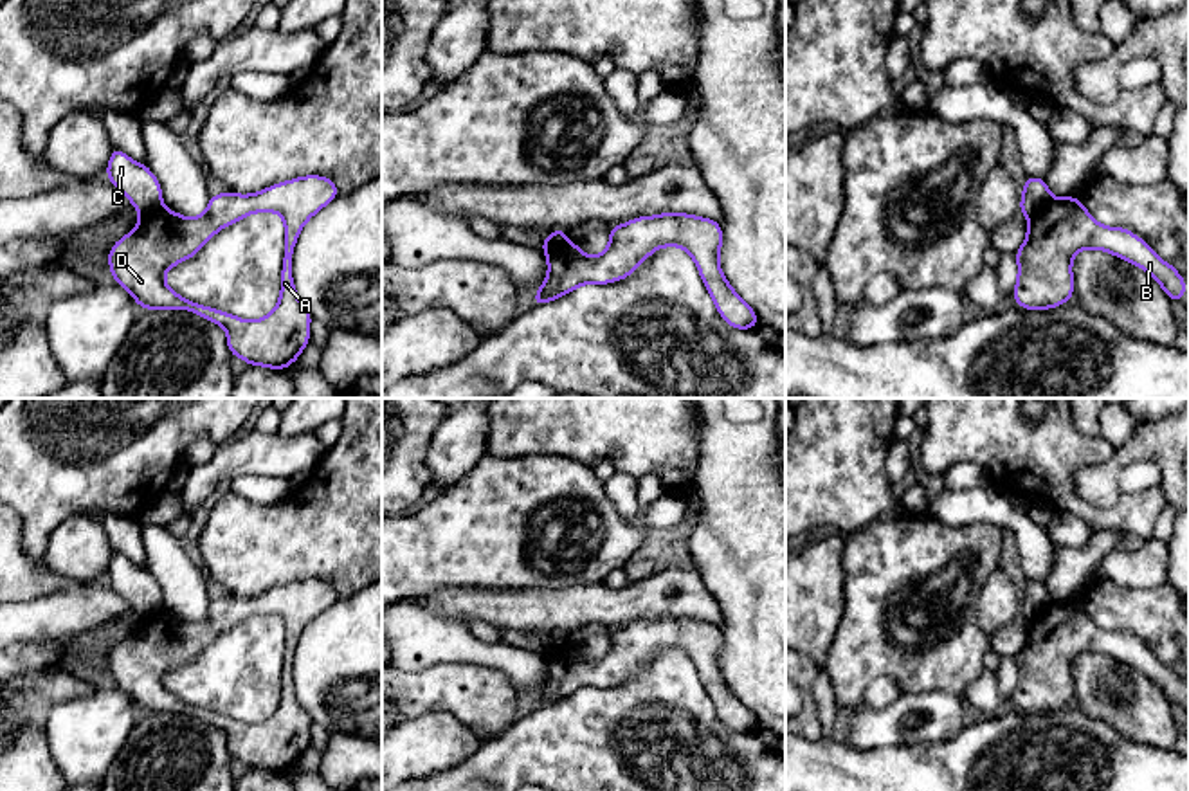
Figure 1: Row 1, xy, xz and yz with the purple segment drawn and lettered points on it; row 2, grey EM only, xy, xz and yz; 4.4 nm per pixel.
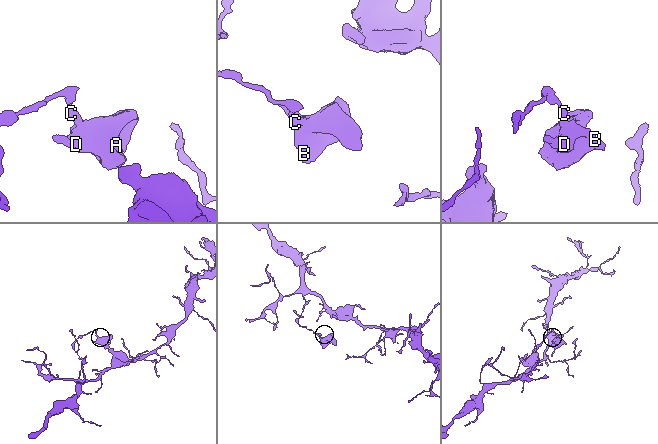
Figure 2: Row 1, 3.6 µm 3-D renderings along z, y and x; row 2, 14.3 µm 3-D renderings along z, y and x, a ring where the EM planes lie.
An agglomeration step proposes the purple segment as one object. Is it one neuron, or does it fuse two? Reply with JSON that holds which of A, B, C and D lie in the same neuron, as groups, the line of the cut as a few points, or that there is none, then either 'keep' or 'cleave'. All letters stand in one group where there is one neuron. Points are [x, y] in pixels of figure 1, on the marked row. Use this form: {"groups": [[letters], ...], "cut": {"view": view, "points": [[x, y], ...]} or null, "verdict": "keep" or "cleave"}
{"groups": [["A", "B", "D"], ["C"]], "cut": {"view": "yz", "points": [[1052, 199], [1029, 217]]}, "verdict": "cleave"}

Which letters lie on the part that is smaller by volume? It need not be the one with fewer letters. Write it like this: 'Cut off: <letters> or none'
Cut off: A, B, D

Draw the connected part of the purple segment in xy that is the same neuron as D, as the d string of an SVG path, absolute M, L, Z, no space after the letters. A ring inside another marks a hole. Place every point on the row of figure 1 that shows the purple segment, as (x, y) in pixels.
M306 175L252 195L225 191L209 196L205 213L196 218L182 216L162 205L141 216L135 229L112 245L108 268L113 281L132 294L137 306L189 310L225 328L231 355L243 359L249 366L286 369L310 342L310 321L313 319L295 294L294 249L304 223L337 195L337 184L331 178ZM252 213L279 213L285 222L281 294L268 315L245 321L189 301L166 285L164 274L171 267L198 254L218 231Z

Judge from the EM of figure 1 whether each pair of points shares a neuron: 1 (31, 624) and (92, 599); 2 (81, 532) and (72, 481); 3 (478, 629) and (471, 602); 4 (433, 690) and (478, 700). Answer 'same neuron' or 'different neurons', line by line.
1: same neuron
2: different neurons
3: different neurons
4: same neuron

